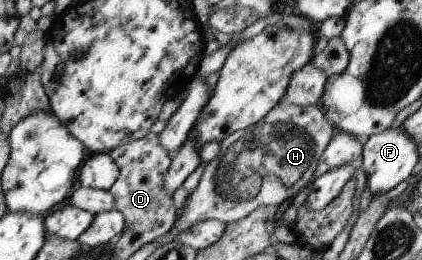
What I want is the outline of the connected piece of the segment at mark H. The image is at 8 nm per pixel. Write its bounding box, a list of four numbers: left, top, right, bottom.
[172,100,335,235]

